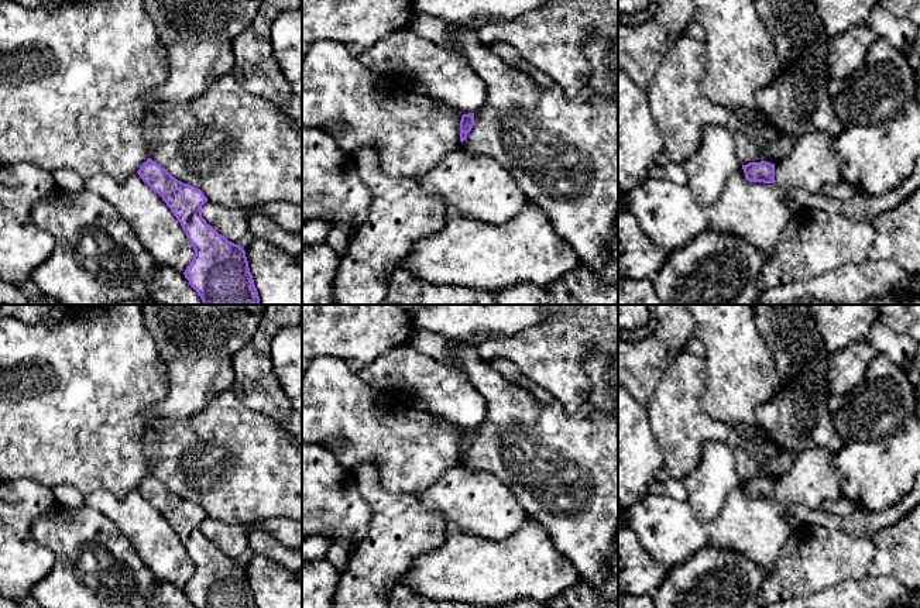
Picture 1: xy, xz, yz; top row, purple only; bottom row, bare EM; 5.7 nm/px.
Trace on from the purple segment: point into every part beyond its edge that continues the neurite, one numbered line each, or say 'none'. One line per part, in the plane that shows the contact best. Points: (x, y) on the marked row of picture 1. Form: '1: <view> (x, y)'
none

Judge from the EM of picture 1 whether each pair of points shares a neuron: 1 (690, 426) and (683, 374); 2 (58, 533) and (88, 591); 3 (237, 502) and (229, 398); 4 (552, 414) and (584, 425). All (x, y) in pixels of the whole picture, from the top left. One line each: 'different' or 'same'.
1: same
2: same
3: same
4: same

